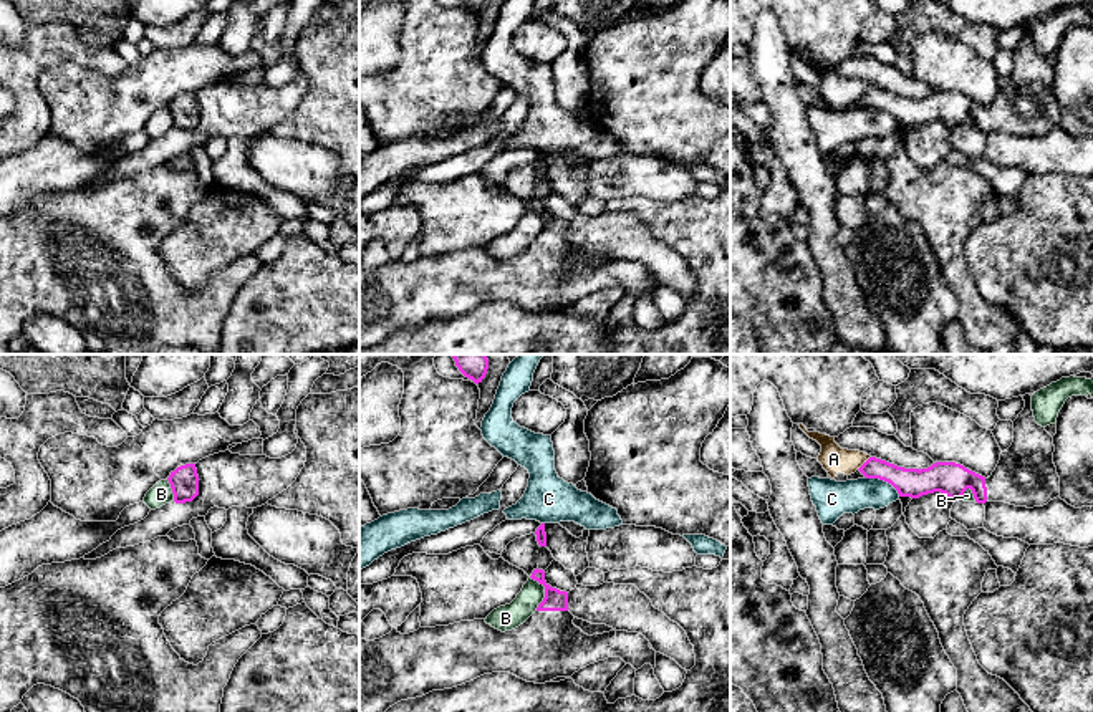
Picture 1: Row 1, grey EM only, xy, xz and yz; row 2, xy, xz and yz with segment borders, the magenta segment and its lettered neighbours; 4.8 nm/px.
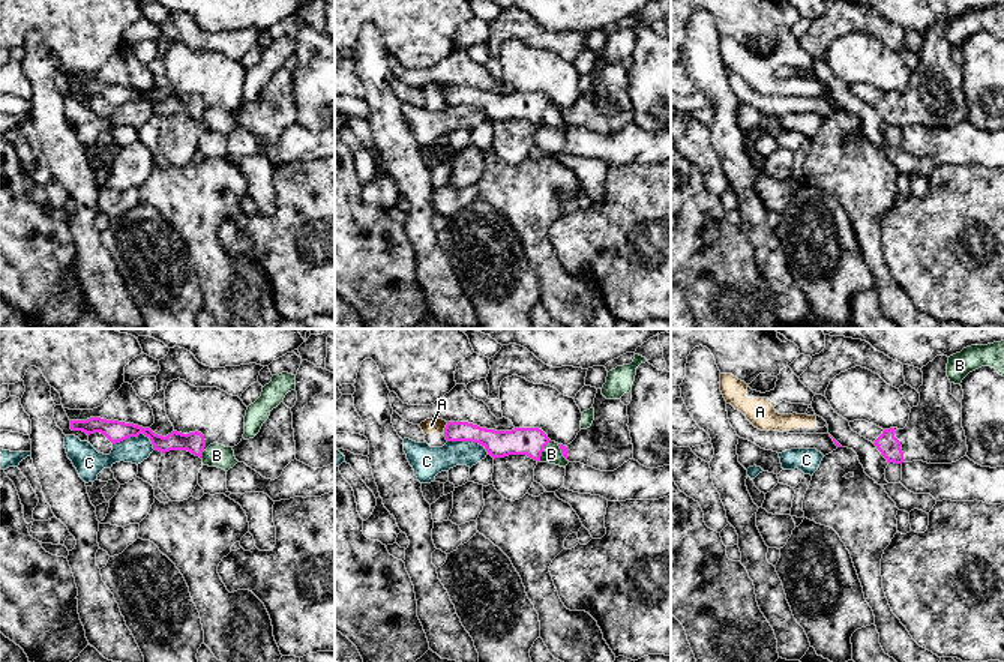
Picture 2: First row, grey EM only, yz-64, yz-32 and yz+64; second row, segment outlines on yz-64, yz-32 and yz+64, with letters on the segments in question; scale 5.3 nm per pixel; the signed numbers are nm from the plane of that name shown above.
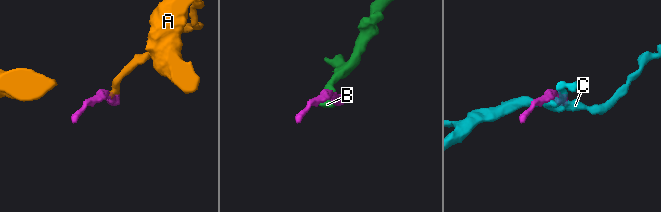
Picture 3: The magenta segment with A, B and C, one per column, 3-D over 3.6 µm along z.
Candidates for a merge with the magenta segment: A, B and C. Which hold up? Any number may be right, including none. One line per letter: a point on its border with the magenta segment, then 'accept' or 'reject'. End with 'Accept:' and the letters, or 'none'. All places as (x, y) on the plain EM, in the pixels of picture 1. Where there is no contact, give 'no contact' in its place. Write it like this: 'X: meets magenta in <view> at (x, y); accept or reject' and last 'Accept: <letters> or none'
A: meets magenta in yz at (865, 91); reject
B: meets magenta in xz at (545, 221); reject
C: meets magenta in yz at (885, 110); reject
Accept: none

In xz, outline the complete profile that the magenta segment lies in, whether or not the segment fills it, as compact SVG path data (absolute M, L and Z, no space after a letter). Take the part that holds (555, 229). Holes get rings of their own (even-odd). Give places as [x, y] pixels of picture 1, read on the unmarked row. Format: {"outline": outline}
{"outline": "M533 199L530 207L545 215L545 227L537 240L512 260L502 262L485 248L474 248L419 257L409 263L392 257L379 268L359 268L359 349L374 348L401 330L452 318L492 301L510 301L527 311L545 313L556 306L571 306L580 298L608 286L621 286L636 300L644 293L656 296L656 280L643 263L609 260L588 265L573 253L568 222L551 217L545 210L543 199Z"}

